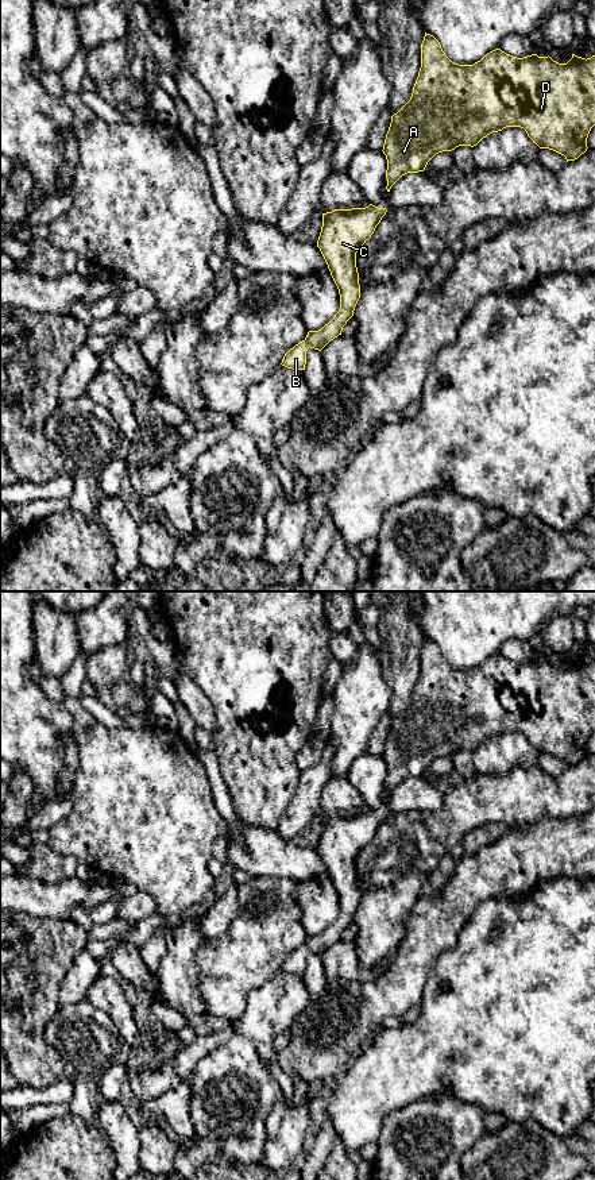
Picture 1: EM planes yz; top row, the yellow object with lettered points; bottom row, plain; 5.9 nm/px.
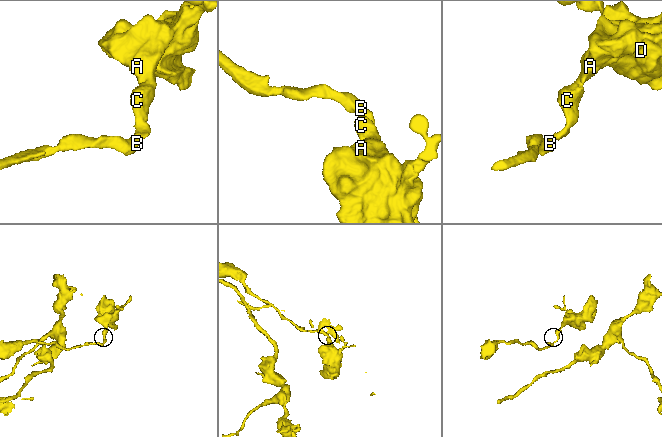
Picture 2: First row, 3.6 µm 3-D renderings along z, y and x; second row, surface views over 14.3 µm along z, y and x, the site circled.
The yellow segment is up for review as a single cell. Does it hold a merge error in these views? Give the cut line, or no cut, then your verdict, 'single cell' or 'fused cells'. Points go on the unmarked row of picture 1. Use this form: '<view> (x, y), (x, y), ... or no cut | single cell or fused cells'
no cut | single cell

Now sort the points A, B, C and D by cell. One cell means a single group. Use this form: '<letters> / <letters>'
A B C D

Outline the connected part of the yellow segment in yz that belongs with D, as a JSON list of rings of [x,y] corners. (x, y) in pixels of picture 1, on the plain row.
[[[425,637],[421,648],[421,672],[413,691],[410,705],[391,721],[386,739],[383,759],[387,764],[387,797],[407,778],[424,776],[428,767],[438,757],[452,756],[459,751],[476,751],[483,743],[506,732],[521,732],[540,753],[549,753],[565,761],[577,764],[587,756],[587,743],[595,730],[595,660],[582,663],[572,659],[567,668],[559,668],[548,662],[532,659],[517,663],[495,653],[474,670],[452,667],[441,653],[440,647]]]

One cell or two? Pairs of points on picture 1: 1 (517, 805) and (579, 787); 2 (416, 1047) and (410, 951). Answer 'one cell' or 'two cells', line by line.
1: one cell
2: two cells

